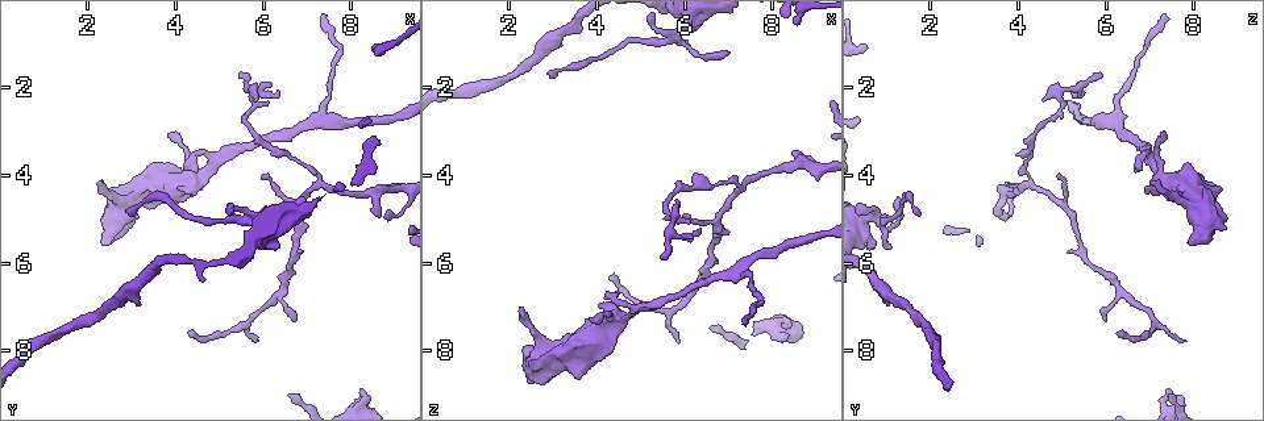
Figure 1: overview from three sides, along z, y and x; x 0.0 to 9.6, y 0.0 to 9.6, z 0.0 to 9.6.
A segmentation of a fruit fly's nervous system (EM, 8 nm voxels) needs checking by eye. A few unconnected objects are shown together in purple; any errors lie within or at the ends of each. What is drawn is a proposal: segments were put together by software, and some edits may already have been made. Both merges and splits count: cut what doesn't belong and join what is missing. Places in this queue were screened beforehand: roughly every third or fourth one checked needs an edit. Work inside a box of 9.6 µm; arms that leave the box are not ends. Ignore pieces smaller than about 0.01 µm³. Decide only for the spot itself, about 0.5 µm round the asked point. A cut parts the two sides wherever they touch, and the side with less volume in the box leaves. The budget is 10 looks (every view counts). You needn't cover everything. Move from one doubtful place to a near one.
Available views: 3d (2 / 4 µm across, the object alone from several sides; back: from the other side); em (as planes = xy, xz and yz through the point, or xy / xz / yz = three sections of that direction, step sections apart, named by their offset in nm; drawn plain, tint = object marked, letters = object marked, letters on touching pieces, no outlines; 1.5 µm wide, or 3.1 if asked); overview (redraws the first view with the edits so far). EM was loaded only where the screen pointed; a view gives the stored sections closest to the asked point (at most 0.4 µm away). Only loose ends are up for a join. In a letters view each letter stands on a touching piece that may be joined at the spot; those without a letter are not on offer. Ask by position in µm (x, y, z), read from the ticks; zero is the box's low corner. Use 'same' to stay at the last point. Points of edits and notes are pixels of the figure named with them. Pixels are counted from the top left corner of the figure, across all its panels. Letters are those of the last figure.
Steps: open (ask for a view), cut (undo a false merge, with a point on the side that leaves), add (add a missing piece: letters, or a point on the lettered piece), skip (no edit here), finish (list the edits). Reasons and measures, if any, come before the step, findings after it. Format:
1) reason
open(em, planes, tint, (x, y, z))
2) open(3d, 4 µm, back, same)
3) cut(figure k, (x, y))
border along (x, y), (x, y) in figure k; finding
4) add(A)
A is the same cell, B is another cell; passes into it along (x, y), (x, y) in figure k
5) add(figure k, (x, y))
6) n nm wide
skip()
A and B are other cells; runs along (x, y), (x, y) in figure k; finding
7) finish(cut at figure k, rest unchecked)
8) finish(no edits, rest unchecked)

open(3d, 2 µm, (7.05, 2.85, 6.30))

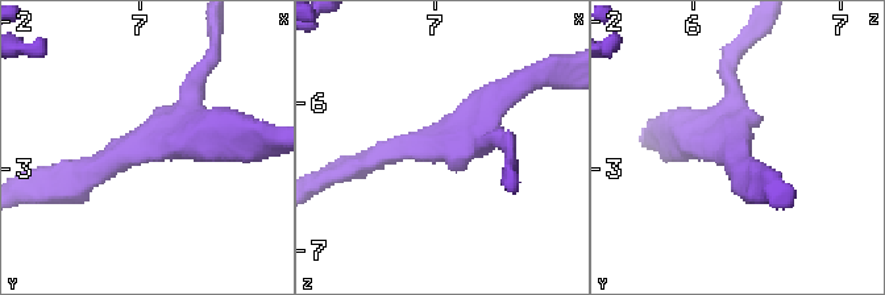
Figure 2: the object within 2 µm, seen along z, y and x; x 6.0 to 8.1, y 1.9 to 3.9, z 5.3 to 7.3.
3 arms; now the EM
open(em, xz, step 8, tint, (6.98, 2.82, 6.26))

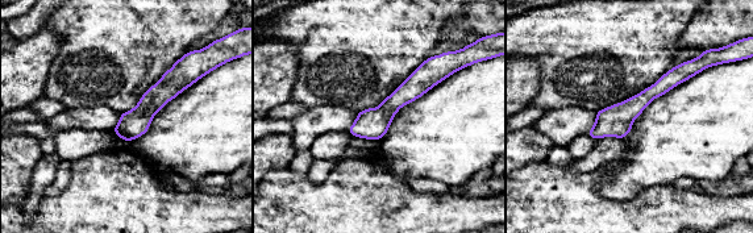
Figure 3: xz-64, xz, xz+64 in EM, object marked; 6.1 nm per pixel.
cut it another way
open(em, yz, step 8, letters, same)

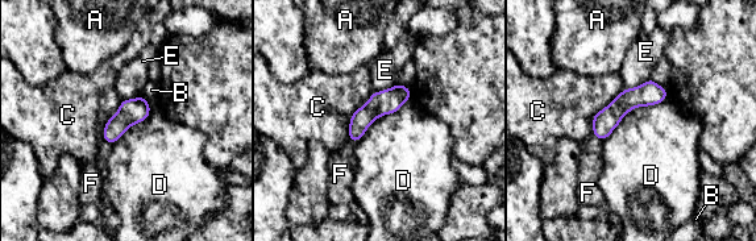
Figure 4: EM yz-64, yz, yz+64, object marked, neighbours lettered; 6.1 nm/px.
150 nm wide; D touches over 480 nm
skip()
A, B, C, D, E and F are other cells; one neuron here

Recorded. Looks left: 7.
free end
open(em, xz, step 4, plain, (4.55, 3.85, 6.65))

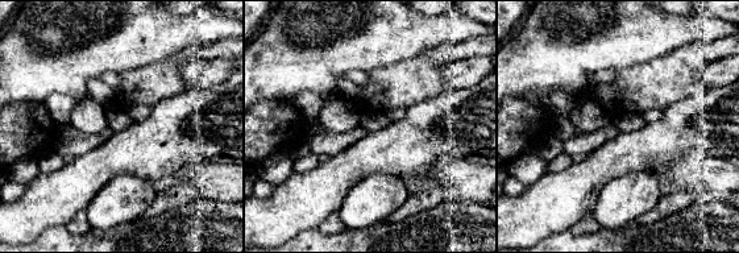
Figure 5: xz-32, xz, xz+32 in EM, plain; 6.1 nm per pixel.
what lies round it
open(em, xz, step 4, letters, same)

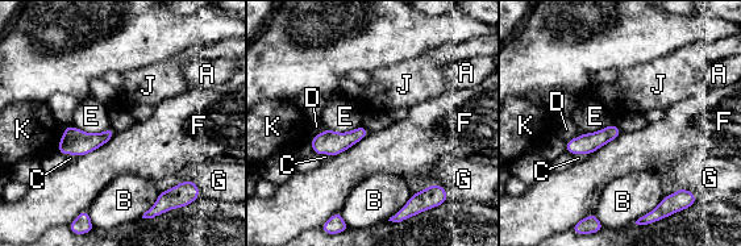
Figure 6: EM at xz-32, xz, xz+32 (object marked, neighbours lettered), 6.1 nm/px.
skip()
A, B, C, D, E, F, G, J and K are other cells; border along (116, 132), (104, 144), (78, 158) in figure 6; no lettered piece goes on from it

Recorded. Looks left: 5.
open(em, yz, step 8, tint, (8.55, 4.45, 3.70))

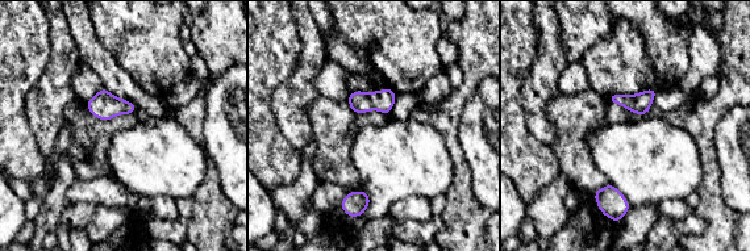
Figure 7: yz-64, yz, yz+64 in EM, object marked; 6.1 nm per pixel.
open(em, yz, step 8, letters, same)

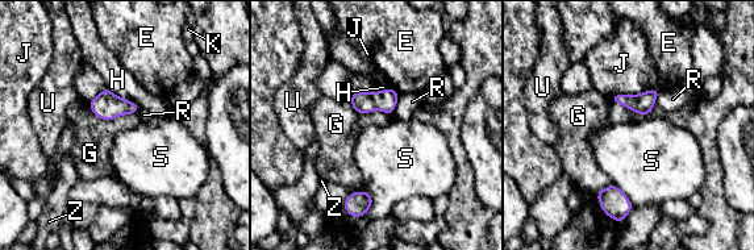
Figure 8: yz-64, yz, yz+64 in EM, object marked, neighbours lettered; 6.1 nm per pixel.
skip()
E, G, H, J, K, R, S, U and Z are other cells; border along (86, 103), (96, 116), (107, 123) in figure 8; continuous, no second neuron

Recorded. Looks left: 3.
free end
open(3d, 2 µm, (2.90, 4.95, 1.75))

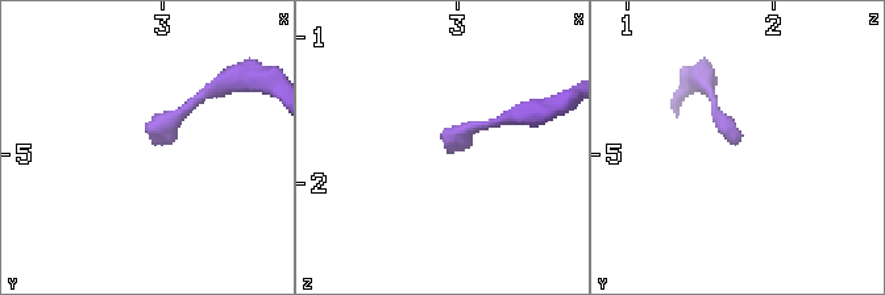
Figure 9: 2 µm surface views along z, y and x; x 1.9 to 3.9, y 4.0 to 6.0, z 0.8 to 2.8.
open(em, xz, step 8, tint, (2.96, 4.92, 1.76))

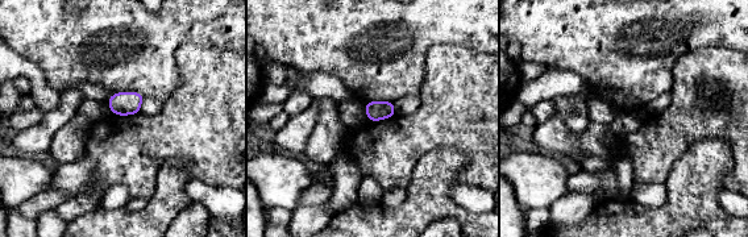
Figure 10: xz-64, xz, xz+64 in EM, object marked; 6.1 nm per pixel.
open(em, planes, letters, same)

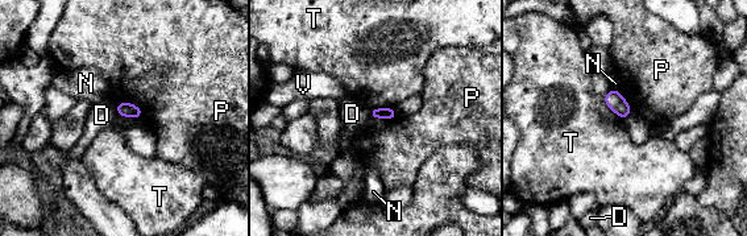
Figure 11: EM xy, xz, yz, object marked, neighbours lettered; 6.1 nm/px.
skip()
D, N, P, T and V are other cells; border along (602, 98), (623, 121) in figure 11; none of them fits

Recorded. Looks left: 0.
finish(no edits, rest unchecked)

